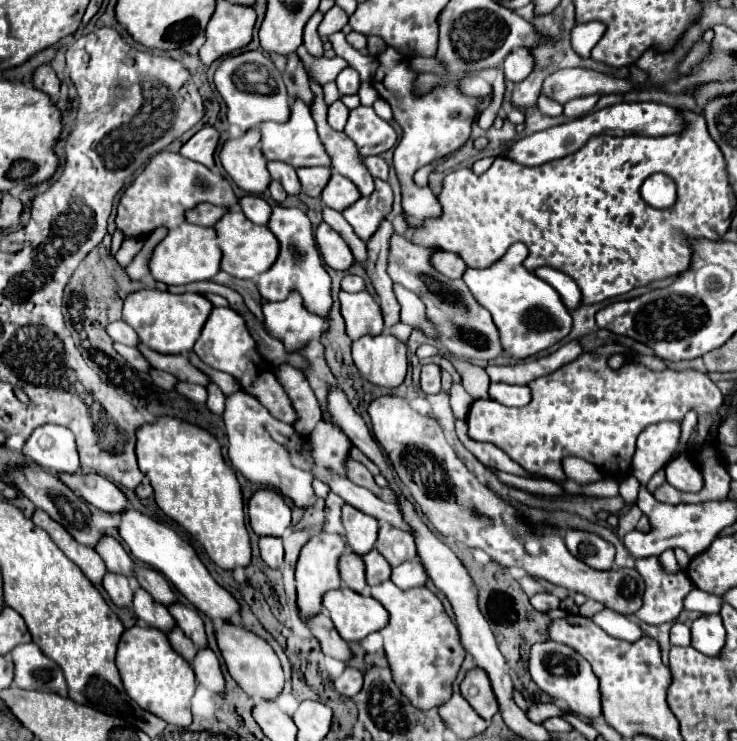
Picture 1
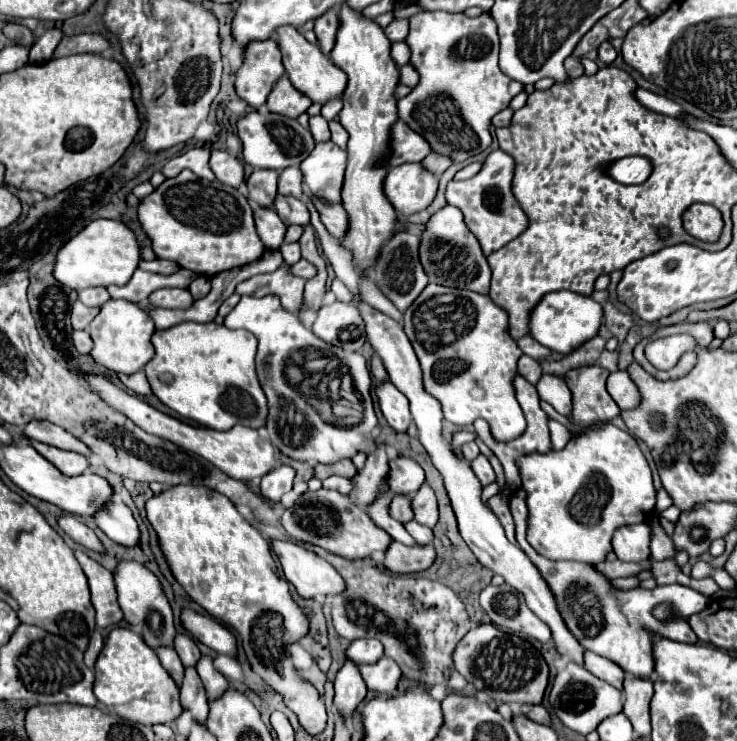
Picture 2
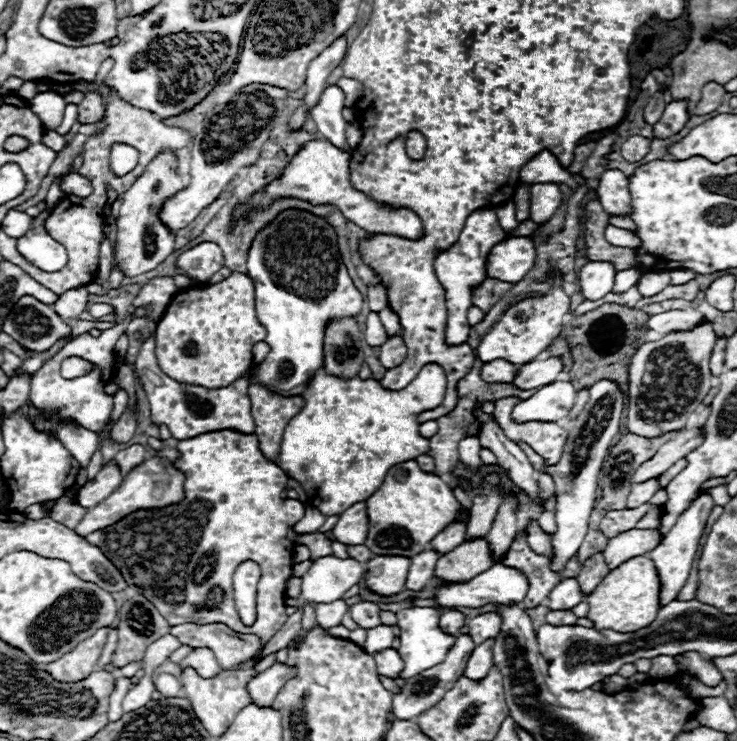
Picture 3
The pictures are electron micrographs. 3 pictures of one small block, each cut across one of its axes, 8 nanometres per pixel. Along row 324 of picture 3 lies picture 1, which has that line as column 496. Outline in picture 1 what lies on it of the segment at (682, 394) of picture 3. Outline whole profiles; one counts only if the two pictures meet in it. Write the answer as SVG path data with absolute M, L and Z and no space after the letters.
M472 668L466 672L464 680L460 682L460 694L472 702L474 710L482 718L492 718L498 712L498 700L492 692L492 684L488 674L482 668Z

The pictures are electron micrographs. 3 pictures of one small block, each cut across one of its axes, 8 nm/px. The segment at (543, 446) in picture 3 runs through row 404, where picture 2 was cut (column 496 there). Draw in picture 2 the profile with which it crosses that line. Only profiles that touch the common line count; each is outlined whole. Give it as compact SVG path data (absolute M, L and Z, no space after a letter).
M500 492L500 494L492 496L488 500L488 506L500 518L500 522L502 522L502 526L506 530L508 540L510 542L516 542L516 536L514 536L514 520L512 520L512 514L510 514L510 508L508 508L508 494L506 492Z

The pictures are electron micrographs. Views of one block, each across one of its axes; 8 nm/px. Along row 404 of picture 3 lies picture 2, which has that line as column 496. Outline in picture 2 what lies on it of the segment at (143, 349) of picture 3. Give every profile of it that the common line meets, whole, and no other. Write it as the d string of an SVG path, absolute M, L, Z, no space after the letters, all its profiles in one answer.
M494 150L488 154L482 170L464 182L452 180L446 188L446 200L452 206L458 206L464 212L470 232L478 238L482 252L488 256L500 250L504 244L520 236L528 228L528 216L520 208L518 200L512 194L512 176L514 176L514 158L504 150Z

